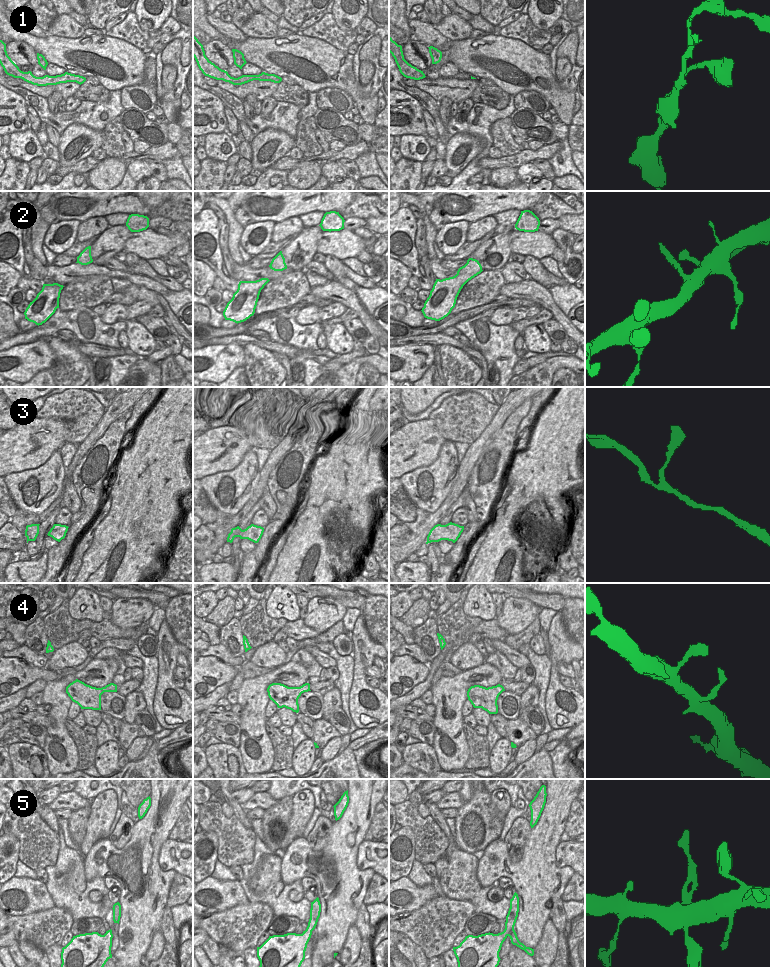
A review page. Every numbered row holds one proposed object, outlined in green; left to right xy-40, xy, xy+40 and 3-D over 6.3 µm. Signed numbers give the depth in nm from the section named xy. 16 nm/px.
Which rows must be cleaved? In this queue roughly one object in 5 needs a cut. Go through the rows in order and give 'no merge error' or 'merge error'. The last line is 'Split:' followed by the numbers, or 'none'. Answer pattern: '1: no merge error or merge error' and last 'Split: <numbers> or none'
1: no merge error
2: no merge error
3: no merge error
4: no merge error
5: no merge error
Split: none

